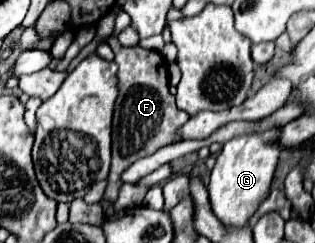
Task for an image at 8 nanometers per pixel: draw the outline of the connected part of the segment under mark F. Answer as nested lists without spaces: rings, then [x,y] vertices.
[[[114,36],[106,38],[114,50],[114,62],[118,64],[118,98],[114,104],[114,126],[112,126],[112,166],[104,200],[114,202],[120,190],[120,174],[136,160],[154,154],[158,148],[176,142],[176,128],[182,126],[188,116],[178,110],[174,96],[168,90],[166,60],[156,50],[142,46],[124,48]]]

